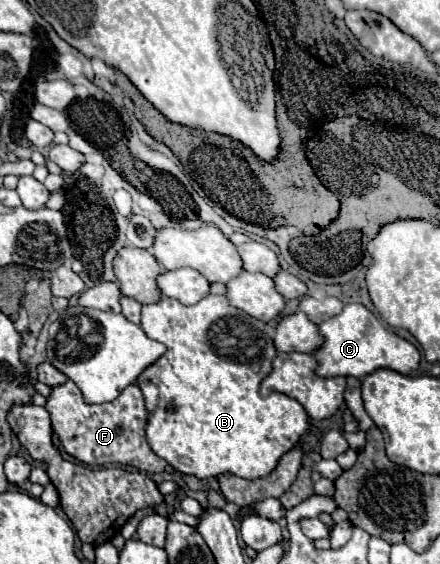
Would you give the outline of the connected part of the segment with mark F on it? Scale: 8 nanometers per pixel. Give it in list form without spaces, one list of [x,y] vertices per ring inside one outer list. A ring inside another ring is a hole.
[[[67,380],[65,384],[51,388],[45,410],[51,416],[51,428],[59,438],[63,450],[79,462],[85,462],[89,466],[123,464],[149,474],[163,472],[167,466],[167,462],[159,458],[145,440],[147,410],[137,384],[129,384],[127,388],[123,388],[113,402],[85,404],[81,398],[81,390],[71,380]]]

